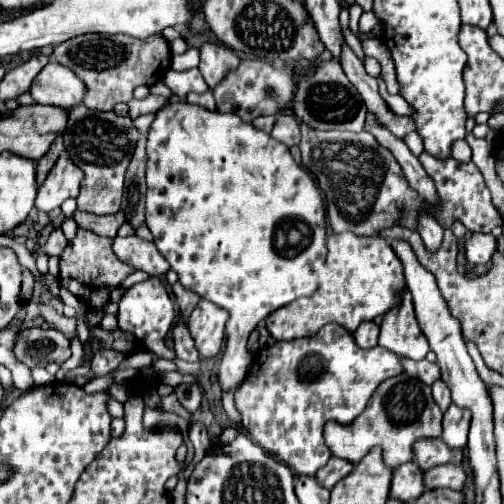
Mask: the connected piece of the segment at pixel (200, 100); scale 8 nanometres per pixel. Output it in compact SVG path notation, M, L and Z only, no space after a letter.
M208 89L206 93L190 93L190 95L186 97L186 101L188 101L188 103L202 105L202 107L206 107L206 109L210 109L210 111L216 111L214 95L212 95L212 91L210 91L210 89Z

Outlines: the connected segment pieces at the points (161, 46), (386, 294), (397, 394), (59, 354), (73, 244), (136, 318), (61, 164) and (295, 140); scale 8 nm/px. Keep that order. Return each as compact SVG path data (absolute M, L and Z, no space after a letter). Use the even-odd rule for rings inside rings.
M88 33L68 39L54 47L52 59L72 69L84 81L86 93L82 105L92 111L112 111L116 103L128 103L138 85L154 85L170 69L170 47L162 35L148 39L132 39L128 35L100 35Z
M338 233L326 239L328 257L320 285L310 297L296 299L276 309L266 319L266 329L274 339L310 337L326 323L340 323L348 331L356 331L362 321L372 321L392 309L398 299L396 293L406 287L402 263L392 247L382 237L356 237L352 233Z
M400 373L392 379L380 383L364 413L360 413L352 423L326 423L324 439L334 457L358 463L372 447L380 445L384 451L384 463L388 467L398 467L412 461L412 443L420 437L440 437L442 435L442 409L436 405L432 391L426 383Z
M20 329L14 343L14 355L18 361L34 367L44 367L46 363L64 363L70 357L70 341L64 333L50 329L36 329L36 337L30 337L32 329Z
M78 229L76 237L66 245L64 253L60 255L60 283L72 291L76 297L84 299L90 307L102 307L110 293L120 286L120 281L132 273L134 267L122 263L112 250L112 239L98 237L92 231Z
M148 277L146 281L136 283L134 287L126 289L118 301L118 325L124 331L136 335L152 353L156 353L158 357L170 359L170 361L176 359L176 353L164 345L164 337L170 333L174 317L176 317L174 305L170 301L166 287L162 285L162 281L158 277Z
M68 153L60 155L46 181L38 187L36 207L40 211L52 211L60 207L60 203L64 203L66 199L76 199L80 193L82 179L84 173L68 159Z
M280 115L274 123L274 129L270 133L276 141L284 143L286 147L292 147L292 145L298 145L300 143L300 127L298 127L298 121L294 117L286 117L286 115Z

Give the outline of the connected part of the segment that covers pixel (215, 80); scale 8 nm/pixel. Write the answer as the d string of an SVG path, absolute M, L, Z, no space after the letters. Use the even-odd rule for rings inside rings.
M204 43L200 47L198 69L202 71L202 77L210 89L214 89L220 81L224 81L224 75L228 75L228 71L236 71L238 65L240 59L236 57L236 53L224 45Z

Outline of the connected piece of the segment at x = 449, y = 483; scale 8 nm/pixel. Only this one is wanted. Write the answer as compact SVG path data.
M452 463L438 465L424 473L424 483L428 489L444 487L444 489L462 491L464 483L466 483L466 471L462 465L452 465Z

